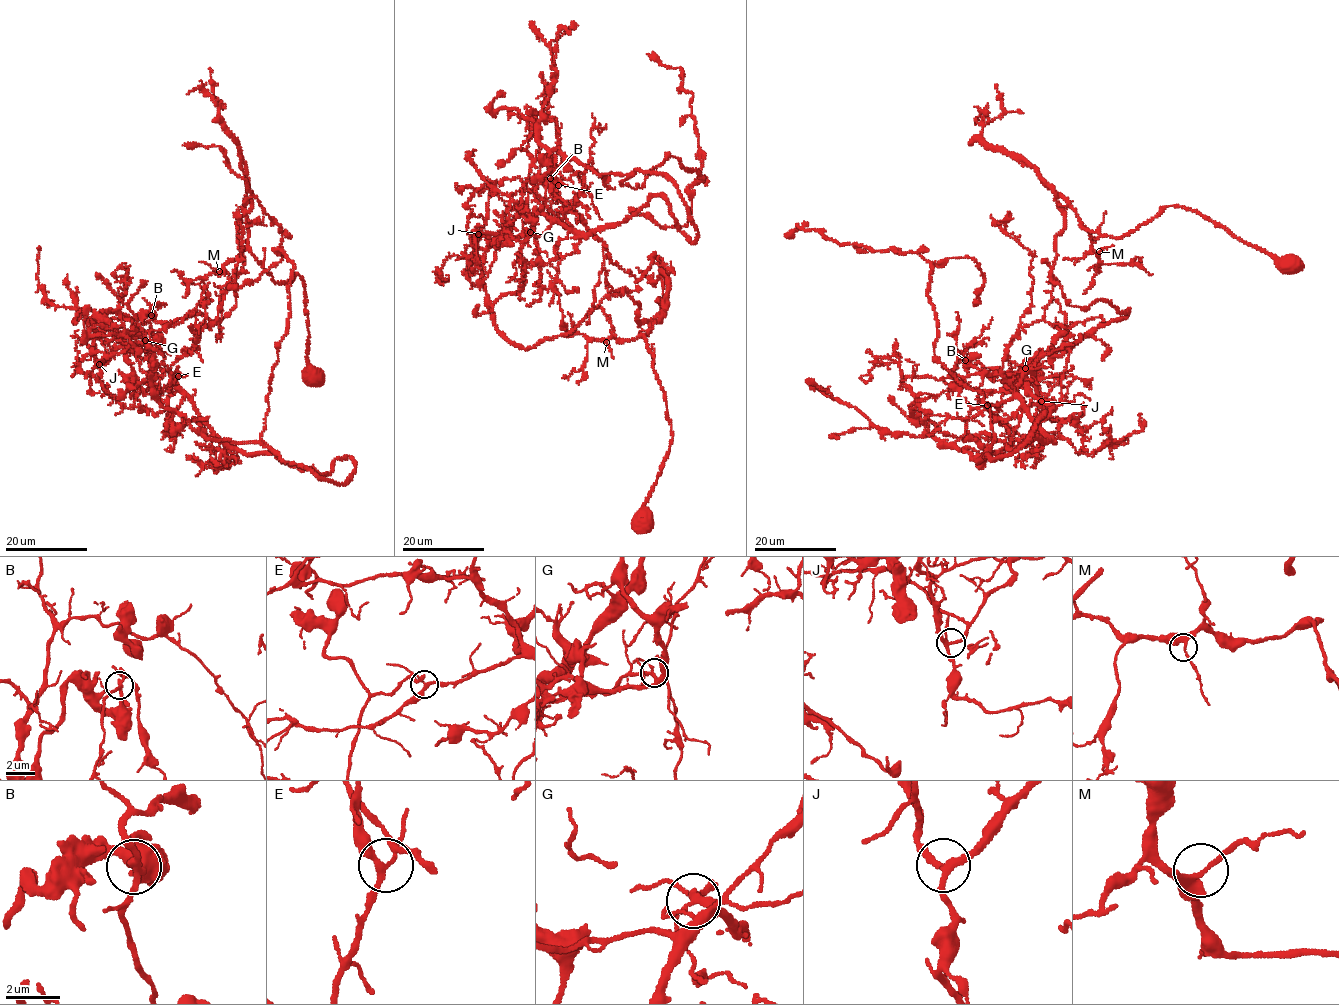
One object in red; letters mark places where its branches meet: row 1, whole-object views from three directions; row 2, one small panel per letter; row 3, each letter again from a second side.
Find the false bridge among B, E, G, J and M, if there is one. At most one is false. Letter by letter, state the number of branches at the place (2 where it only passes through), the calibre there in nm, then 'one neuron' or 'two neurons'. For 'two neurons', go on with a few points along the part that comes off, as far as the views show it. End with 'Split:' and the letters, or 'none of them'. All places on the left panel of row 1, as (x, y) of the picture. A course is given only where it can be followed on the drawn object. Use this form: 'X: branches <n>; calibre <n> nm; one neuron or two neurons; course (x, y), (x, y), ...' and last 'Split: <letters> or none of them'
B: branches 3; calibre 200 nm; two neurons; course (151, 315), (124, 336), (94, 315), (228, 316), (249, 192), (248, 249), (275, 283), (304, 282), (315, 384)
E: branches 3; calibre 220 nm; one neuron
G: branches 3; calibre 200 nm; one neuron
J: branches 3; calibre 220 nm; one neuron
M: branches 3; calibre 200 nm; one neuron
Split: B

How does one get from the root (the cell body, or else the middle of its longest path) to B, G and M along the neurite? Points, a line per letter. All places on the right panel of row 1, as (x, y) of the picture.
B: (1286, 264), (1181, 207), (1090, 232), (1042, 180), (1063, 211), (1051, 279), (1128, 314), (1018, 371), (965, 360)
G: (1286, 264), (1181, 207), (1090, 232), (1042, 180), (1064, 298), (1129, 310), (1025, 368)
M: (1286, 264), (1195, 211), (1174, 206), (1164, 207), (1120, 237), (1081, 225), (1099, 251)

